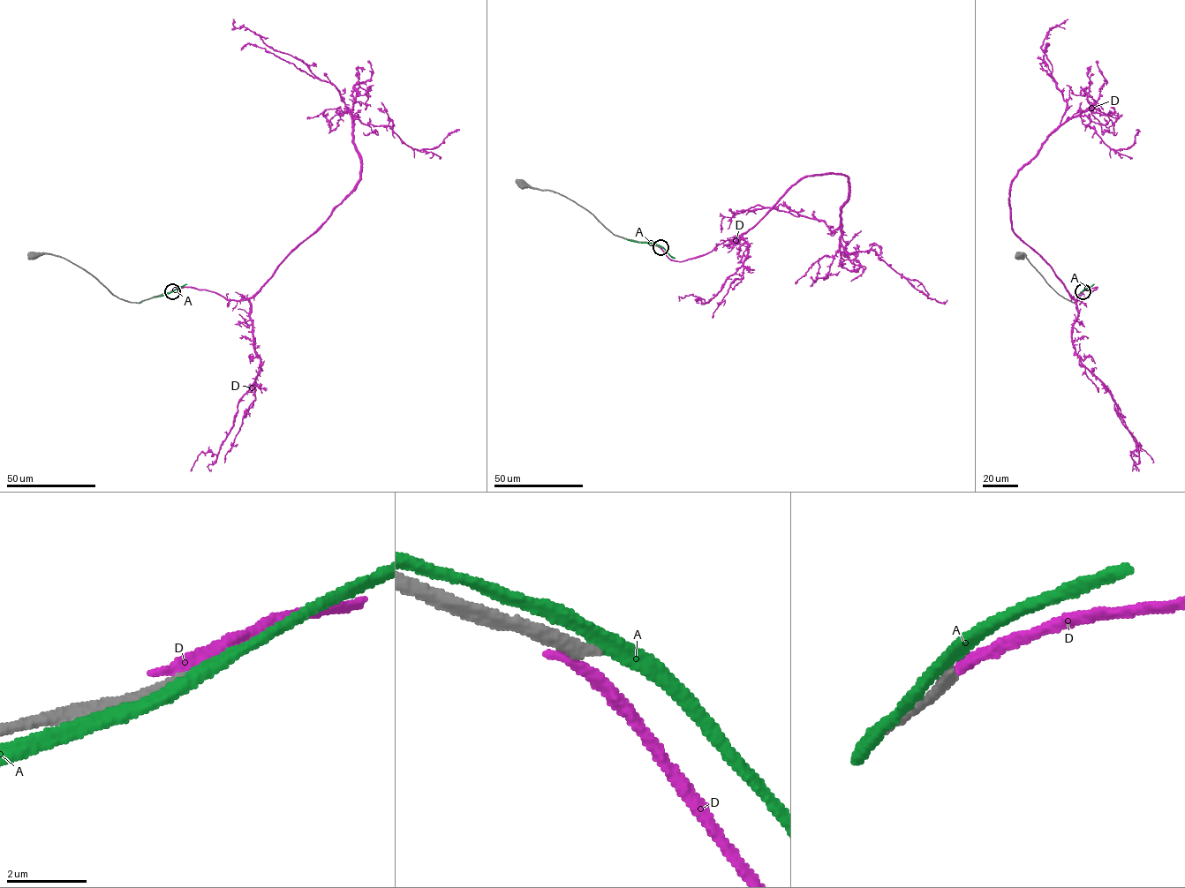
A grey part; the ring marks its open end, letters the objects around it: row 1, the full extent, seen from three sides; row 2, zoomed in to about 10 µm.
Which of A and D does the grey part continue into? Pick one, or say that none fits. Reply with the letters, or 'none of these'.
none of these

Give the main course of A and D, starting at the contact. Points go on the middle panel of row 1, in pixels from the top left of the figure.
A: (660, 246), (626, 239)
D: (660, 247), (703, 255), (803, 176), (847, 176), (834, 230), (756, 205), (720, 232)

